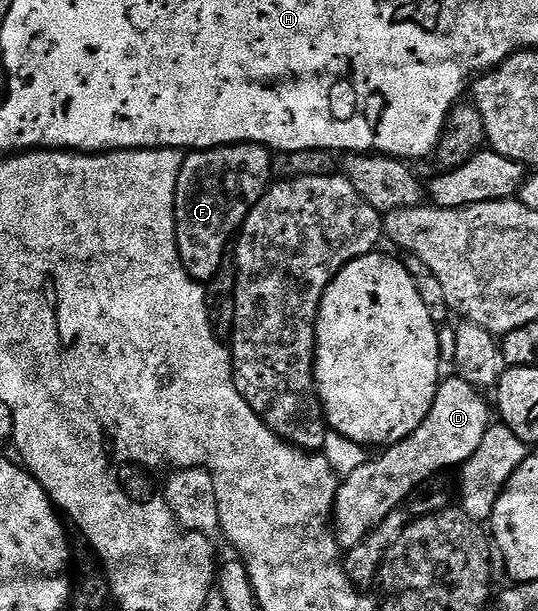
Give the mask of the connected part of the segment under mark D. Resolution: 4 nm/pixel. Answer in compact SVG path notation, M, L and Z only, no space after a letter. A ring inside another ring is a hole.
M458 377L444 378L439 384L437 397L433 401L425 421L421 421L421 425L412 435L405 437L405 441L394 443L382 453L376 454L379 455L376 459L375 456L368 458L367 463L361 465L361 469L356 469L355 472L346 475L335 494L333 508L333 530L340 548L350 549L353 545L365 541L365 537L369 533L373 533L373 529L377 529L377 525L381 525L381 521L385 521L385 517L389 517L389 513L400 510L410 500L415 489L420 487L426 479L450 472L450 467L462 468L463 464L469 461L469 457L473 457L473 453L477 453L487 428L493 423L492 408L491 411L487 408L483 395L484 392L480 388L469 385L469 381Z

